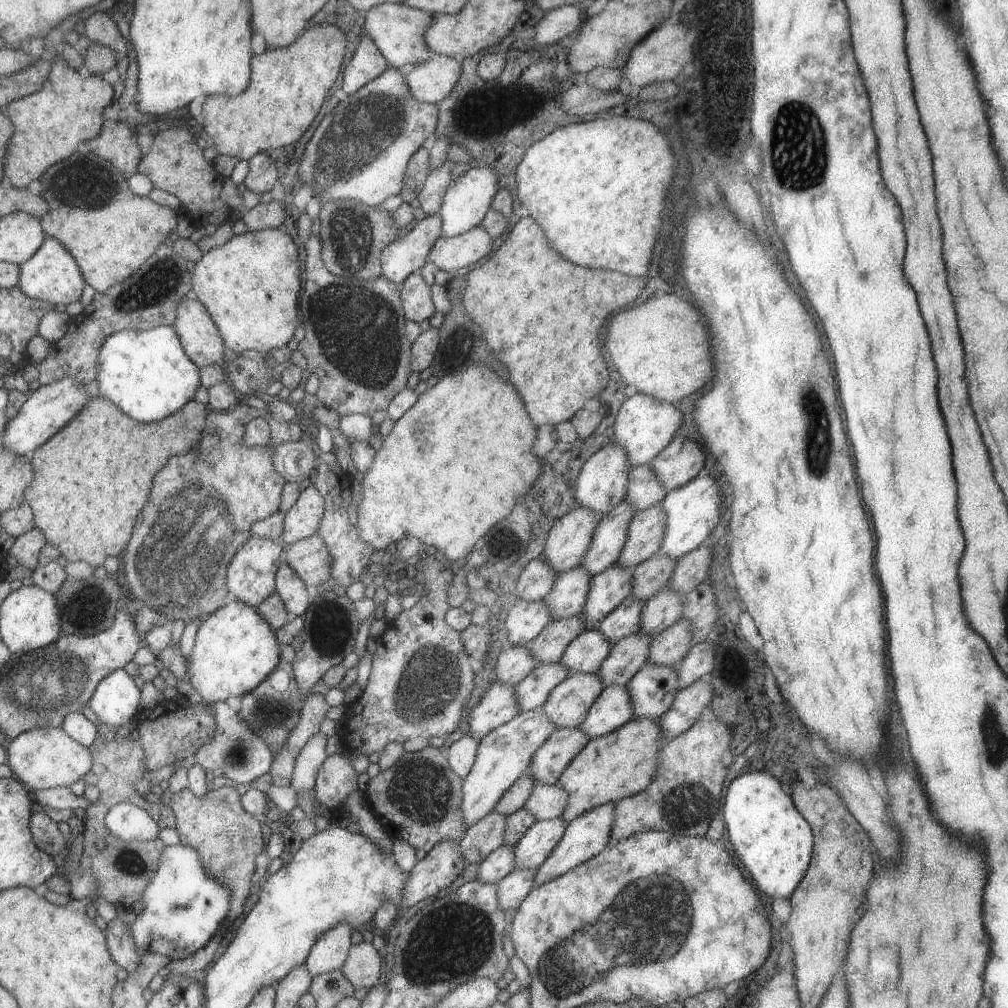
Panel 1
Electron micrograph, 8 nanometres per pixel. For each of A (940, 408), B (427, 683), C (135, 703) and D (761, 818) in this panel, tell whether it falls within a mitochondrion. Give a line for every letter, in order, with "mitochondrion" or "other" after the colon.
A: other
B: mitochondrion
C: other
D: other

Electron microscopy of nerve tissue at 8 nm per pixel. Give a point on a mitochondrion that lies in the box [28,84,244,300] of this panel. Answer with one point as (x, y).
(72, 190)

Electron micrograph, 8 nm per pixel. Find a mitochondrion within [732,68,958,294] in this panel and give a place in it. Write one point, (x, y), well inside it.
(798, 153)

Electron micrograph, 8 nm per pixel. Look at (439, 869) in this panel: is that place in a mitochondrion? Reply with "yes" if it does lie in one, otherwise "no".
no

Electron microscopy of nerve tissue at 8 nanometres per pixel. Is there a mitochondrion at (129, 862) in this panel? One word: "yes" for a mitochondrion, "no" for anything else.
yes

